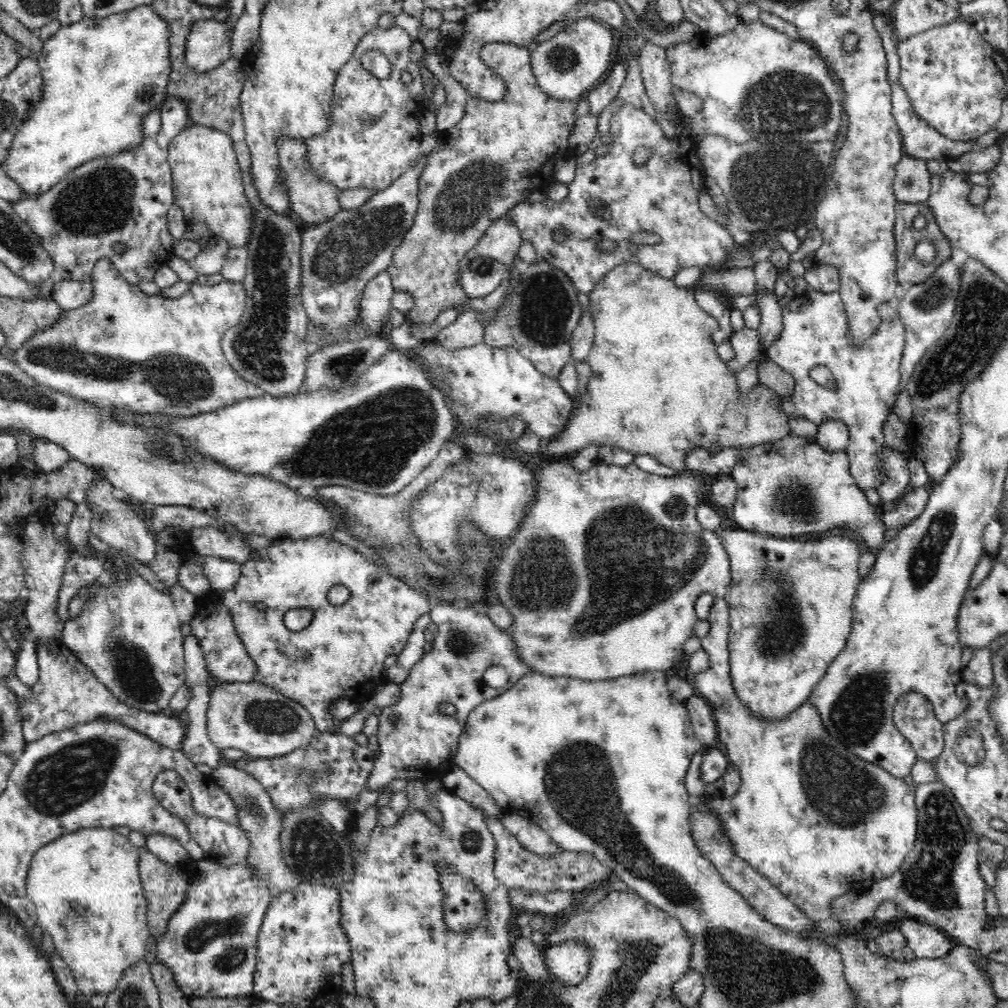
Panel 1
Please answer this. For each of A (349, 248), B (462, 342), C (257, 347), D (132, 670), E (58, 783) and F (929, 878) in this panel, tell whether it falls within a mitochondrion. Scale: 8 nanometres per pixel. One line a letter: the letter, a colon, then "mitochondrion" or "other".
A: mitochondrion
B: other
C: mitochondrion
D: mitochondrion
E: mitochondrion
F: mitochondrion

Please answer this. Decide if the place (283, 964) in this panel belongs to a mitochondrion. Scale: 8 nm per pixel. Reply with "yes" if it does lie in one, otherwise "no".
no

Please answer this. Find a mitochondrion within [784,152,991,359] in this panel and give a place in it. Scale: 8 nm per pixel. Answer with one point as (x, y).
(935, 295)

